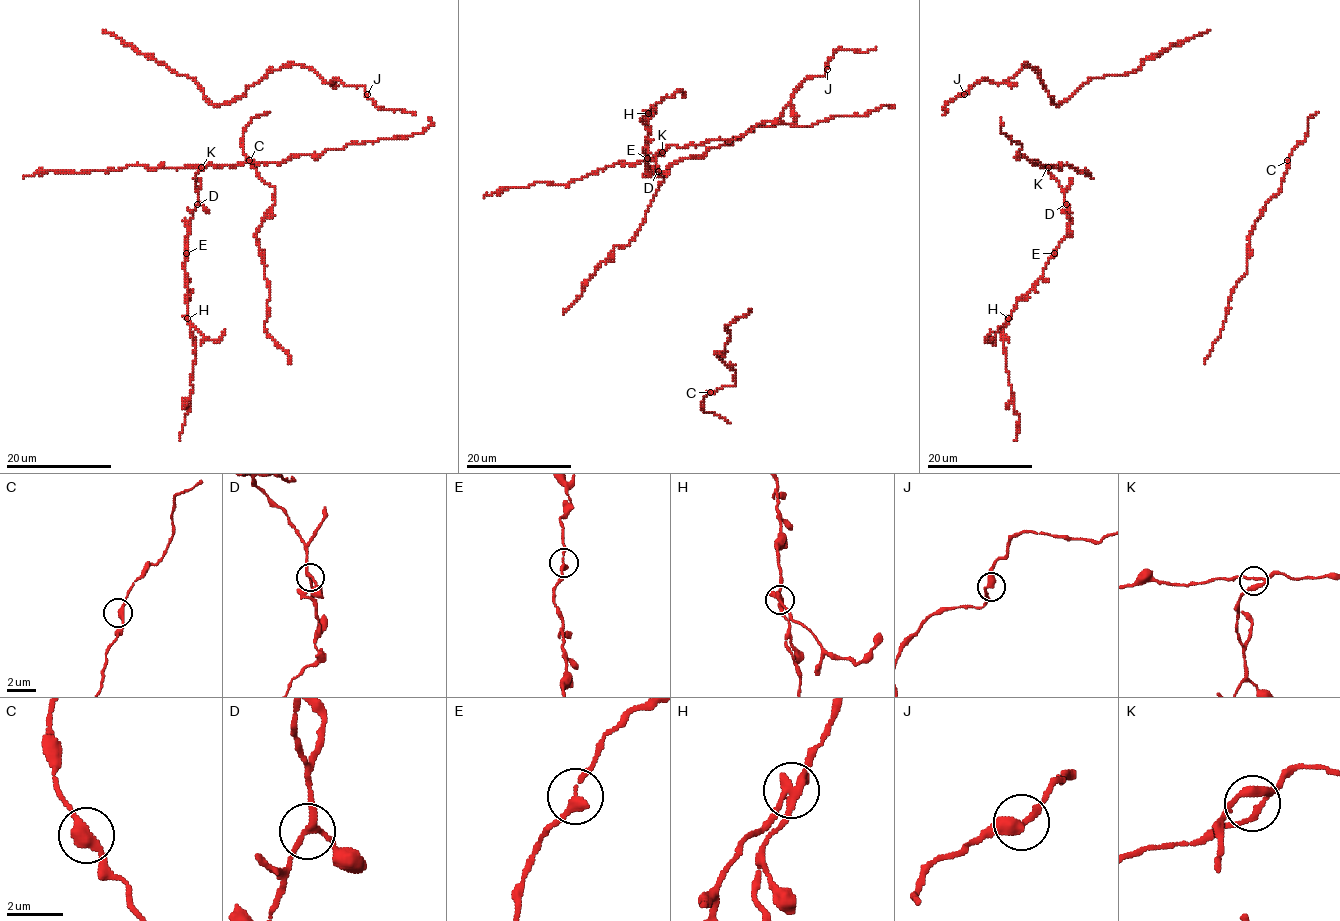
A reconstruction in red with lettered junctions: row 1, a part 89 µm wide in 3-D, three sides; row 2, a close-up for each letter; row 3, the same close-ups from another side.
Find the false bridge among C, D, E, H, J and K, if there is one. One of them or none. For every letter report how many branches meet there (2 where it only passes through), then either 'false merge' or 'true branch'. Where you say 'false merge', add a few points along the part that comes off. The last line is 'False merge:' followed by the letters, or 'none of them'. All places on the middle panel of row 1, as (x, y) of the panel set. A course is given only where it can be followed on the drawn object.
C: 2 | true branch
D: 3 | true branch
E: 2 | true branch
H: 3 | false merge | (647, 112), (666, 97), (678, 91), (684, 95)
J: 2 | true branch
K: 3 | true branch
False merge: H

